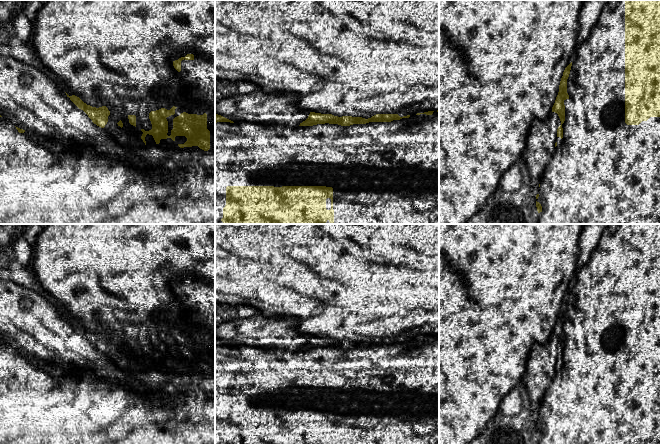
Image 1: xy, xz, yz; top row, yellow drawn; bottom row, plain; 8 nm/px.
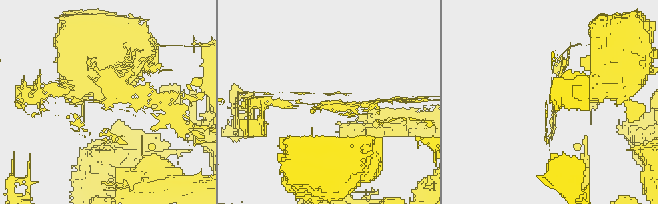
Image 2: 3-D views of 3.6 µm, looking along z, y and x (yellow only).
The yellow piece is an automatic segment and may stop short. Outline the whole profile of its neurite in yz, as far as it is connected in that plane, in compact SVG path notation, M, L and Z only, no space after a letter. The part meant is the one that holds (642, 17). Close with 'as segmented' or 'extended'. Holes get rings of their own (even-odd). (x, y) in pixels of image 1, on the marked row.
M607 0L588 38L579 45L574 59L563 72L552 112L558 114L561 125L557 129L554 155L543 172L536 195L538 224L660 224L660 0Z; extended

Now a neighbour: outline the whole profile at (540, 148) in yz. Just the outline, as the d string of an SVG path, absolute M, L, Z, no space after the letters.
M551 112L546 120L533 120L523 154L532 179L540 180L548 167L555 152L557 129L560 125L560 118L555 112Z

